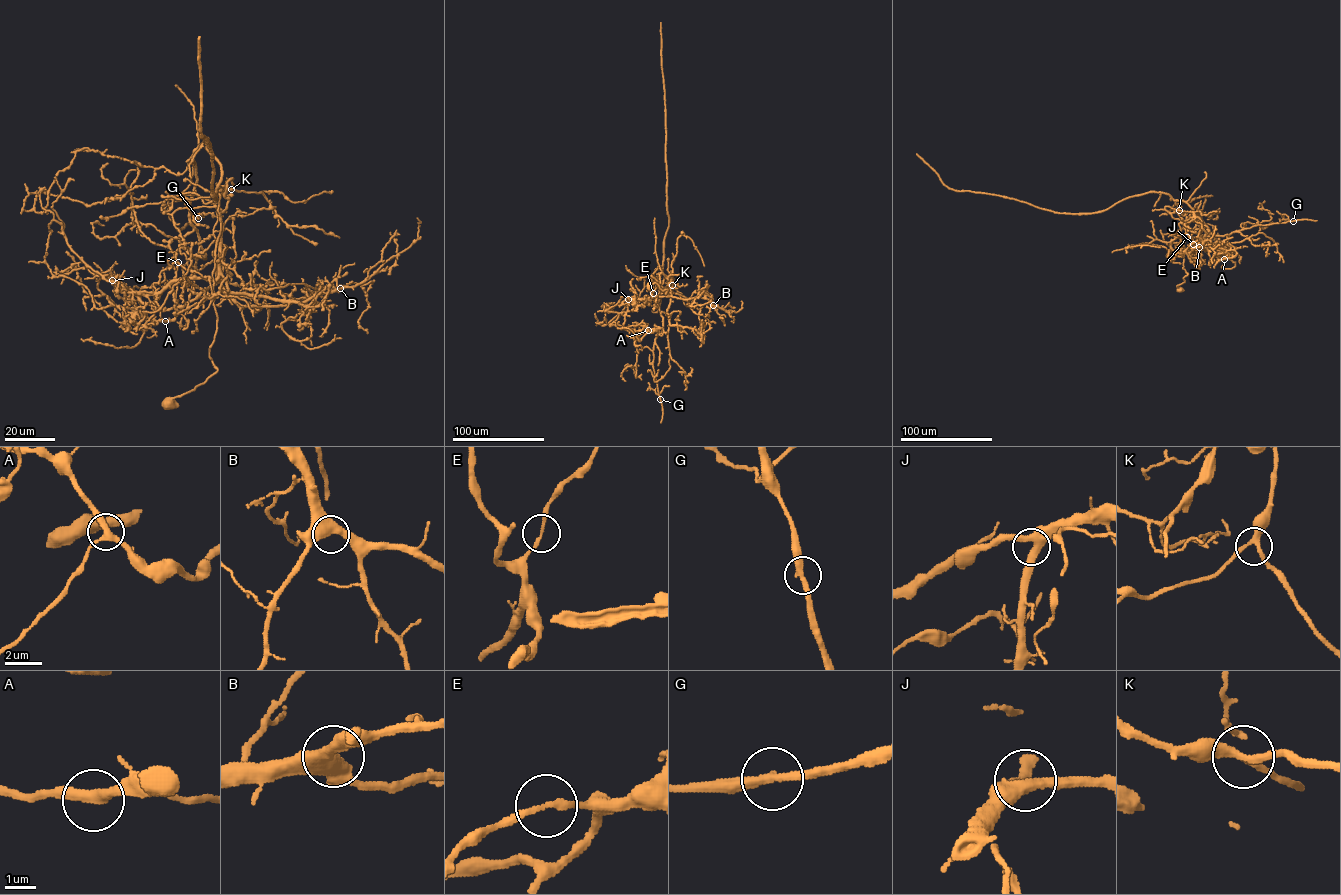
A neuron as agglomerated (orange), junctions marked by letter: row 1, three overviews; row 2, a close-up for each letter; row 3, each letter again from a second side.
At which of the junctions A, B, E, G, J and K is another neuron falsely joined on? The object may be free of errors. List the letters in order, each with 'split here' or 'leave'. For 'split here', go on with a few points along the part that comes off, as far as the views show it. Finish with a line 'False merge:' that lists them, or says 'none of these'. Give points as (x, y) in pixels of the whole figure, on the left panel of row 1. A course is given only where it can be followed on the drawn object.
A: leave
B: leave
E: split here | (178, 262), (169, 242), (193, 230), (190, 156), (206, 140), (221, 181), (216, 198), (201, 132), (198, 36)
G: leave
J: leave
K: leave
False merge: E

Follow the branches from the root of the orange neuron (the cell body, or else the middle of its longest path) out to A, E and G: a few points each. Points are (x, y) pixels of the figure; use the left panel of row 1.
A: (167, 402), (217, 370), (209, 348), (217, 324), (212, 271), (221, 223), (222, 279), (165, 321)
E: (167, 402), (217, 370), (209, 348), (217, 324), (212, 271), (221, 223), (215, 279), (176, 280), (178, 262)
G: (167, 402), (217, 370), (221, 223), (225, 247), (222, 279), (186, 303), (194, 280), (177, 229), (198, 217)

